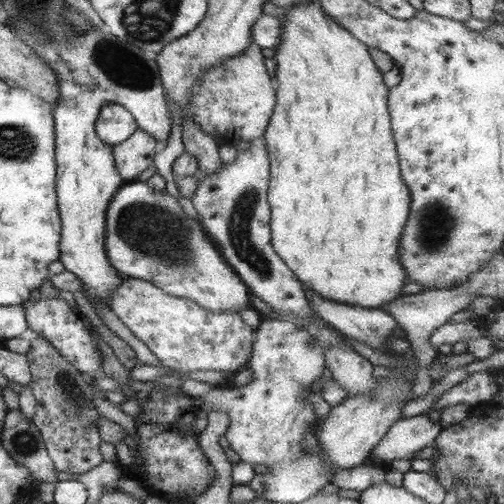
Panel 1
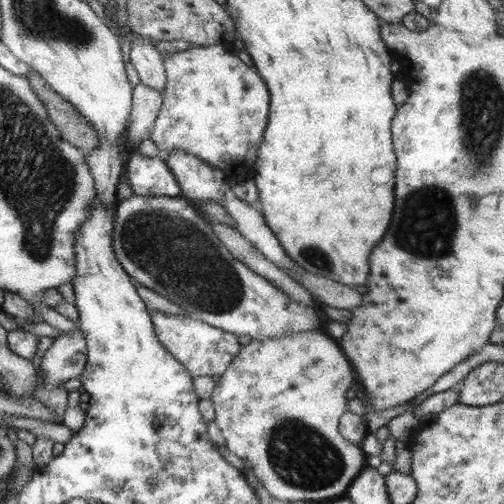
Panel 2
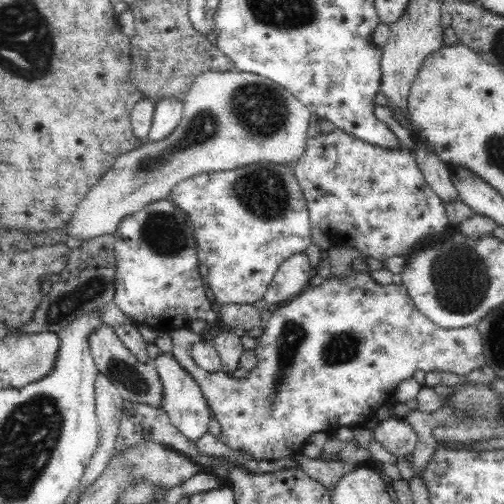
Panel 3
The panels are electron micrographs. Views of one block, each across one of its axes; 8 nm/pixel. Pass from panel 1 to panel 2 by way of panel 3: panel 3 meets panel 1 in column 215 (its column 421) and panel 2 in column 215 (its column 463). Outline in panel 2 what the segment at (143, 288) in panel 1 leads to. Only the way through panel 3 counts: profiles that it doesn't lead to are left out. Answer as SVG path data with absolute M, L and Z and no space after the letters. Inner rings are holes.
M149 312L149 318L153 322L157 340L167 348L169 354L173 354L173 358L177 358L177 362L181 362L185 366L185 370L189 372L191 378L215 376L215 374L221 376L231 366L231 362L239 356L239 352L243 348L237 342L235 334L217 330L217 328L207 326L205 322L189 318L185 314L167 316L167 314L161 314L161 312Z

